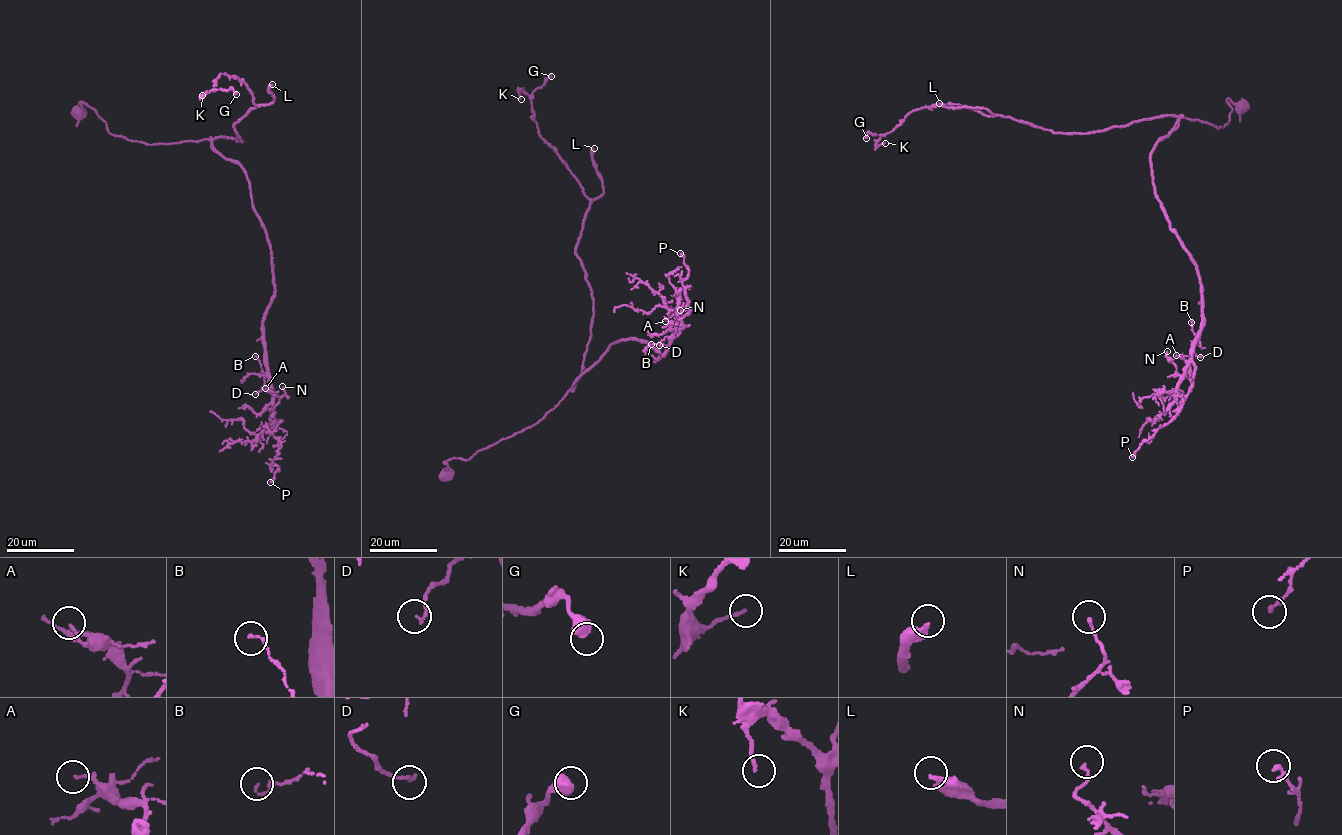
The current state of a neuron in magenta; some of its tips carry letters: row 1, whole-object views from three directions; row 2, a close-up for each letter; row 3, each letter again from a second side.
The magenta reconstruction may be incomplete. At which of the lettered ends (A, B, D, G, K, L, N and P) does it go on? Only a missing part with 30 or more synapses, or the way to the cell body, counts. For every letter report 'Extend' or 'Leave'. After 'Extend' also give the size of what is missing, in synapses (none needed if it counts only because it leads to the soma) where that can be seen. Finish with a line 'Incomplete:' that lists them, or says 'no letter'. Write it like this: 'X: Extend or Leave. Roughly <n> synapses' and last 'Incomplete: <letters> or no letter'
A: Leave
B: Leave
D: Leave
G: Leave
K: Leave
L: Extend. Roughly 100 synapses
N: Leave
P: Leave
Incomplete: L

